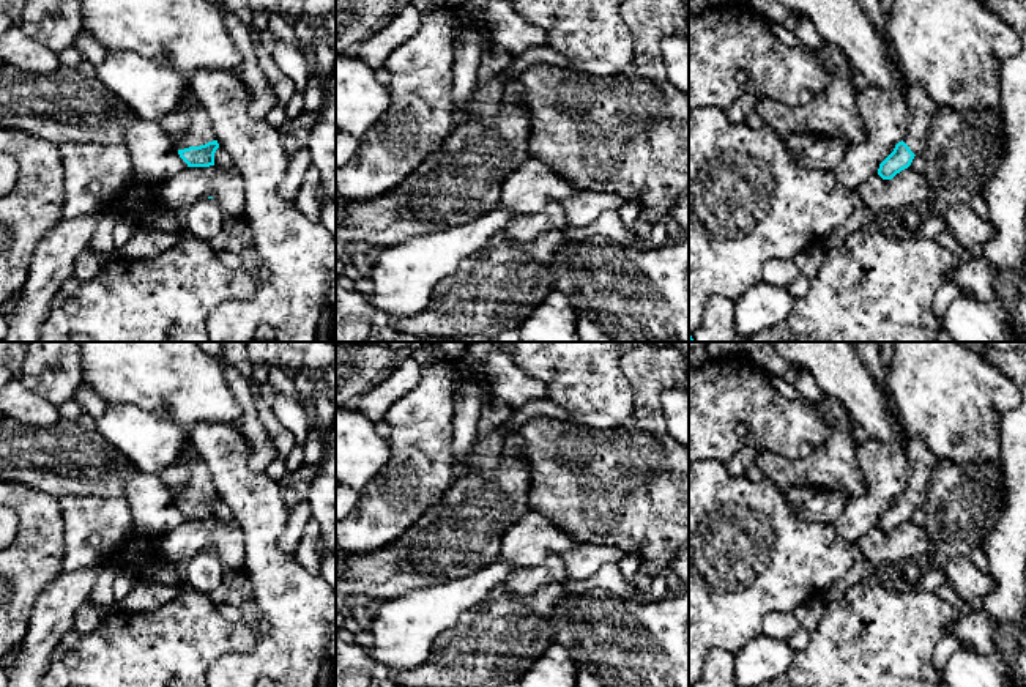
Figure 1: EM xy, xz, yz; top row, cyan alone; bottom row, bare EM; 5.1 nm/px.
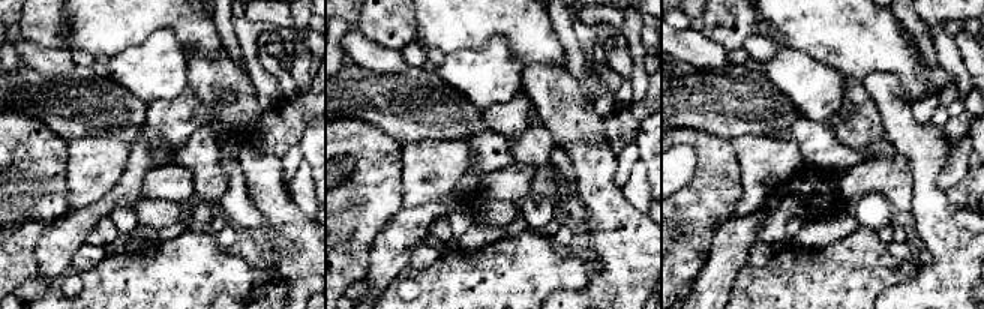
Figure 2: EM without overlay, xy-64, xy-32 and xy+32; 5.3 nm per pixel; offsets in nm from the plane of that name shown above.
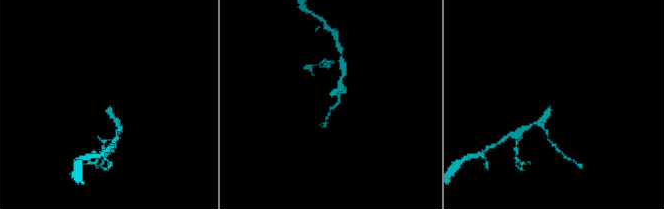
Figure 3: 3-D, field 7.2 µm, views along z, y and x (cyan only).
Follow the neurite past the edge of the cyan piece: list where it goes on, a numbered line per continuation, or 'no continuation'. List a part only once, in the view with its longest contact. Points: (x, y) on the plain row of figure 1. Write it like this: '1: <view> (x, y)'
1: xy (200, 484)

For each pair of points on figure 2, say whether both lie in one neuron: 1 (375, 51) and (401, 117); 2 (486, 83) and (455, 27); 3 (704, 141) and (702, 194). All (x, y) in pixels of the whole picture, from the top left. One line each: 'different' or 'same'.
1: different
2: different
3: same

